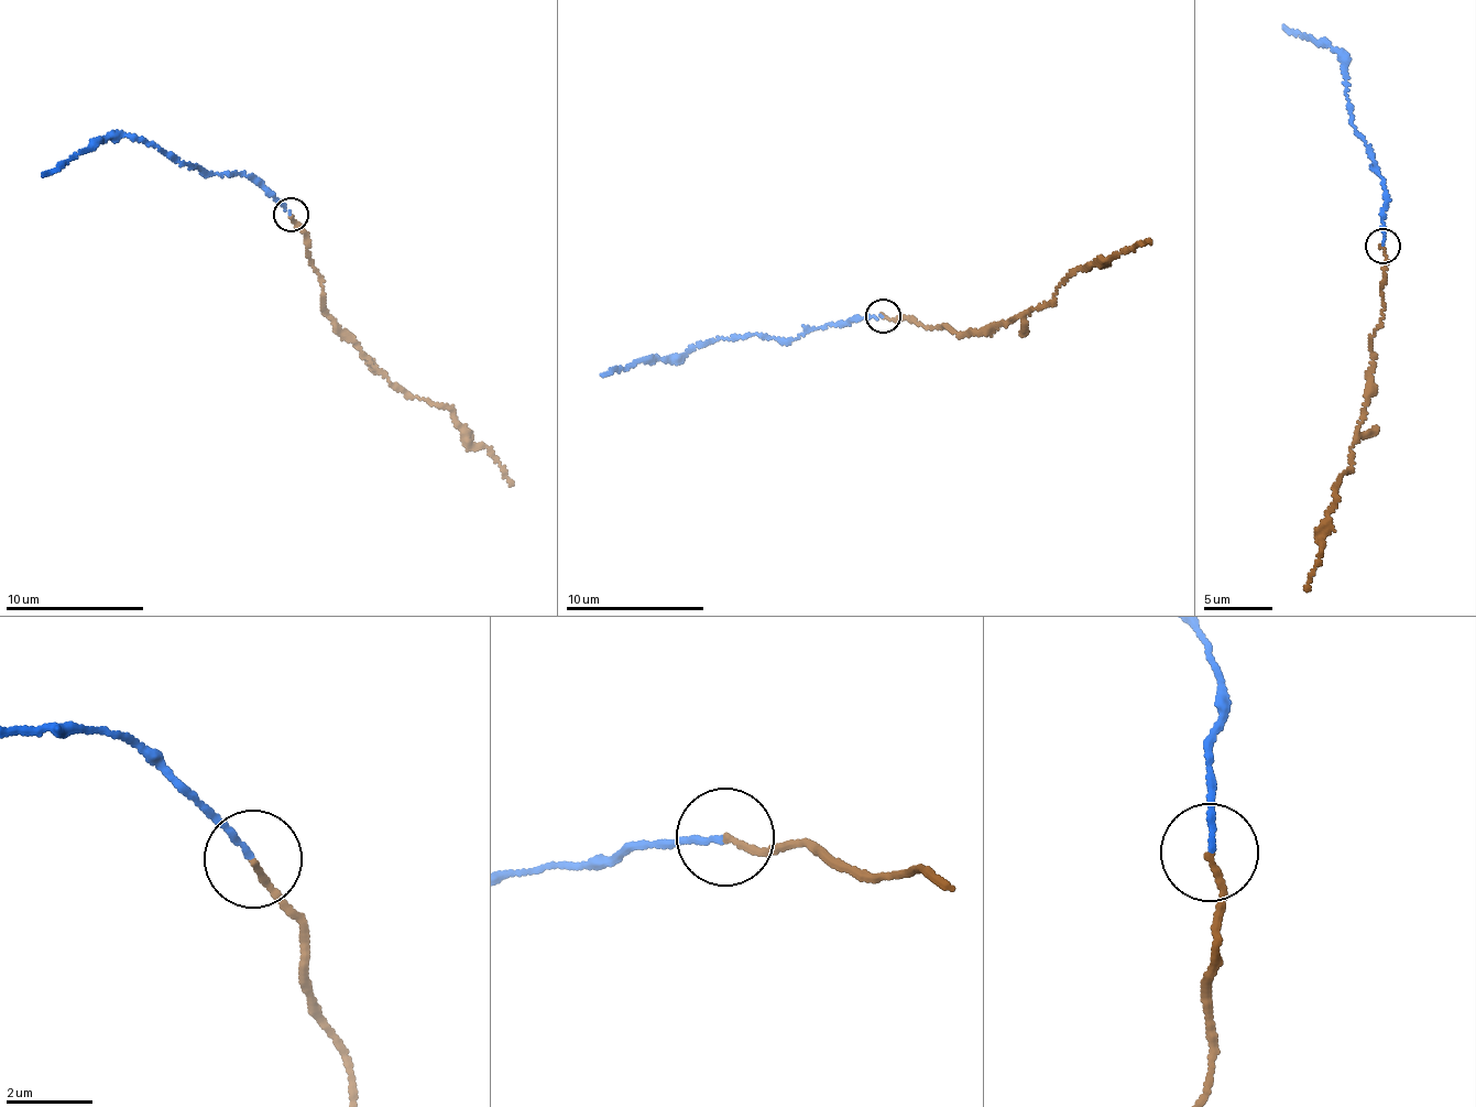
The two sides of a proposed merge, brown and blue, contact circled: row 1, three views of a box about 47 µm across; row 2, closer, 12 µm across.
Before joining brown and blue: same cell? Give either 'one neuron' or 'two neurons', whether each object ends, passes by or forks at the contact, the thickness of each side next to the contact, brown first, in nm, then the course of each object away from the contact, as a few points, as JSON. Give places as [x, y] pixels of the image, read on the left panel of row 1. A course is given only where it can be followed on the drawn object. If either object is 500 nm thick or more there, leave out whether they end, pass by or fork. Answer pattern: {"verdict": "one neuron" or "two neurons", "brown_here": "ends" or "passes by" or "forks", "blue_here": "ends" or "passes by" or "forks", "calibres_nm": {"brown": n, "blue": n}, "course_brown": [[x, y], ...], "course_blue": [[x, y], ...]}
{"verdict": "one neuron", "brown_here": "ends", "blue_here": "ends", "calibres_nm": {"brown": 120, "blue": 130}, "course_brown": [[290, 214], [305, 234], [325, 315], [337, 329], [407, 394], [451, 411], [465, 436], [488, 451], [513, 485]], "course_blue": [[290, 214], [244, 174], [208, 175], [181, 165], [159, 150], [126, 134], [90, 143], [85, 152], [42, 176]]}

